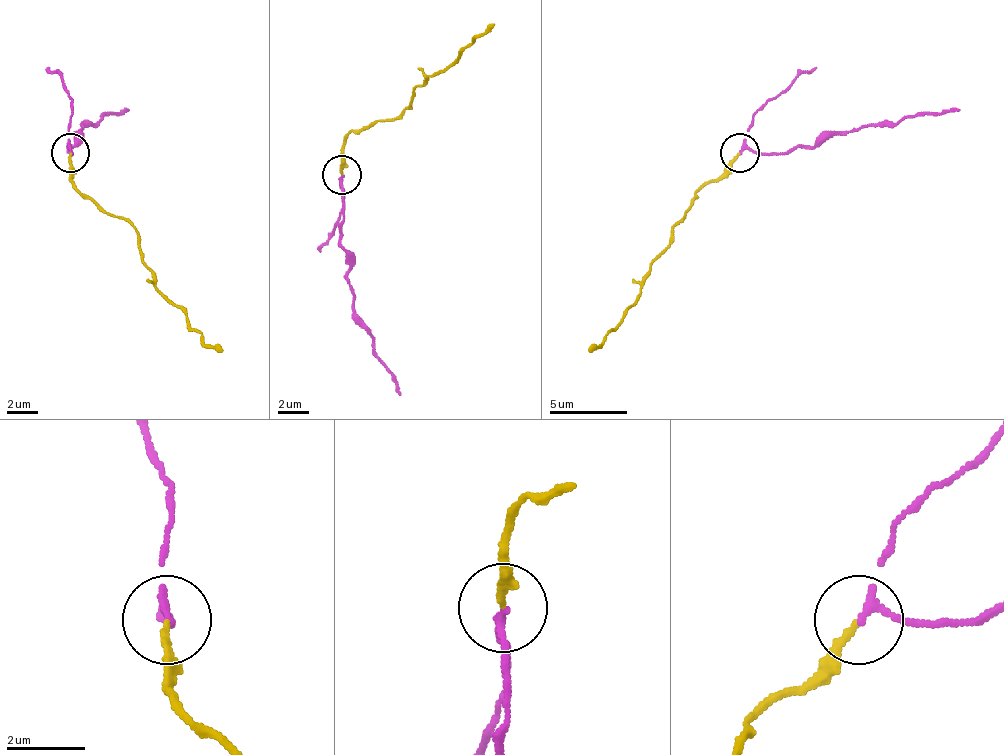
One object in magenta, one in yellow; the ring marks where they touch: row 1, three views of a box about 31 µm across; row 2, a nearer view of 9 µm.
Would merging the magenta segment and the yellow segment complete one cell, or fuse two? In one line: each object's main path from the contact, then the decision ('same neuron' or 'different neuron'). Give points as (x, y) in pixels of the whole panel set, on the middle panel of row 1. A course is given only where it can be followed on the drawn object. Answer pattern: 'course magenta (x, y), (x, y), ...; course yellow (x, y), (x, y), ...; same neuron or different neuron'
course magenta (341, 176), (341, 249), (348, 276), (352, 319), (372, 338), (372, 354), (399, 396); course yellow (341, 176), (341, 145), (379, 121), (395, 121), (406, 110), (426, 79), (457, 55), (480, 32), (496, 24); same neuron

